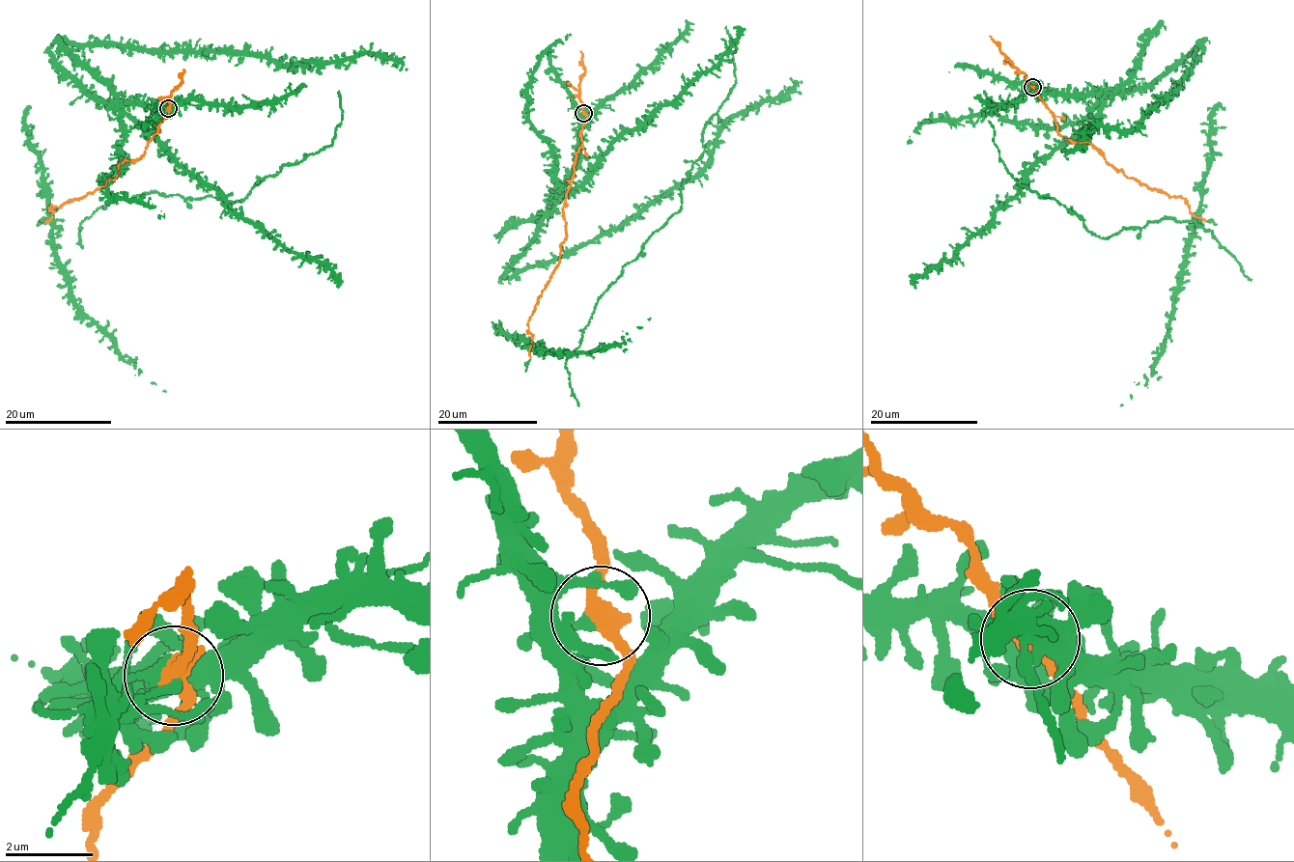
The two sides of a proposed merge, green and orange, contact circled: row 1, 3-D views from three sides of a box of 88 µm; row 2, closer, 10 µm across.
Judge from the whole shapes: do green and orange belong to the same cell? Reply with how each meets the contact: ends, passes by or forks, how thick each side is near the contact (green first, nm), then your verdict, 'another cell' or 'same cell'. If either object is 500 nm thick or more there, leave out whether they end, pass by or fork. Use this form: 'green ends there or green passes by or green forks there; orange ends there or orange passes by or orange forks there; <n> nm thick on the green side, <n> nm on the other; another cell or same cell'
green passes by; orange passes by; 240 nm thick on the green side, 400 nm on the other; same cell

